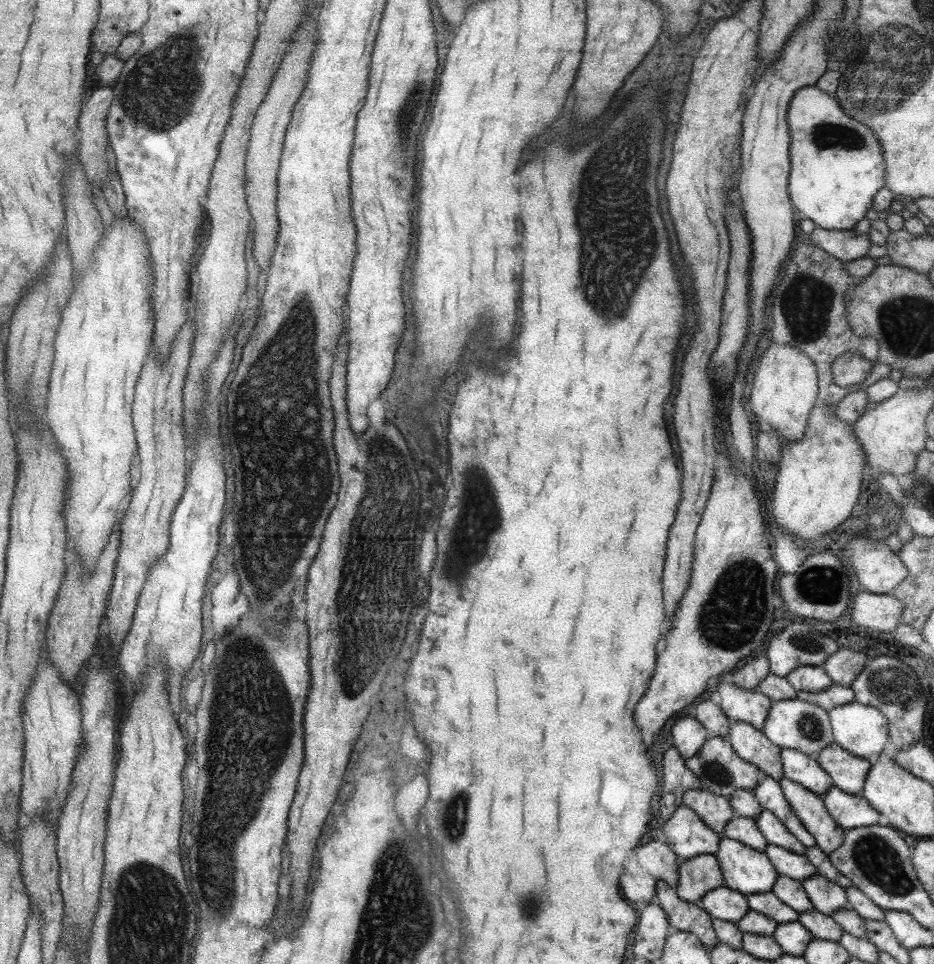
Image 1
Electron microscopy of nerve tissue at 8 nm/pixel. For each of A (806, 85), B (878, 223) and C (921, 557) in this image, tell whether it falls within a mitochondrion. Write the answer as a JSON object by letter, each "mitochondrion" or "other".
{"A":"other","B":"other","C":"other"}

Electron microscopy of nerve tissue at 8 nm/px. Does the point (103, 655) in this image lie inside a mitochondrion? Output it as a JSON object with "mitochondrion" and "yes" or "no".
{"mitochondrion":"no"}

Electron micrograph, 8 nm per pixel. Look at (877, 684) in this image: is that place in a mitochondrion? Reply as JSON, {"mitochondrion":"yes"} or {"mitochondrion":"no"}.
{"mitochondrion":"yes"}

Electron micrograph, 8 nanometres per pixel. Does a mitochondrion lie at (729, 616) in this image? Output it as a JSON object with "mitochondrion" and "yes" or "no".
{"mitochondrion":"yes"}

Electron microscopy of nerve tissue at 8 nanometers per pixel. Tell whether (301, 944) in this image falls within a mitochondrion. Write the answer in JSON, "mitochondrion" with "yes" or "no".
{"mitochondrion":"no"}

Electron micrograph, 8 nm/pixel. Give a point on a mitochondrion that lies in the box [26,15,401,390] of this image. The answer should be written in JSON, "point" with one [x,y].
{"point":[158,90]}

